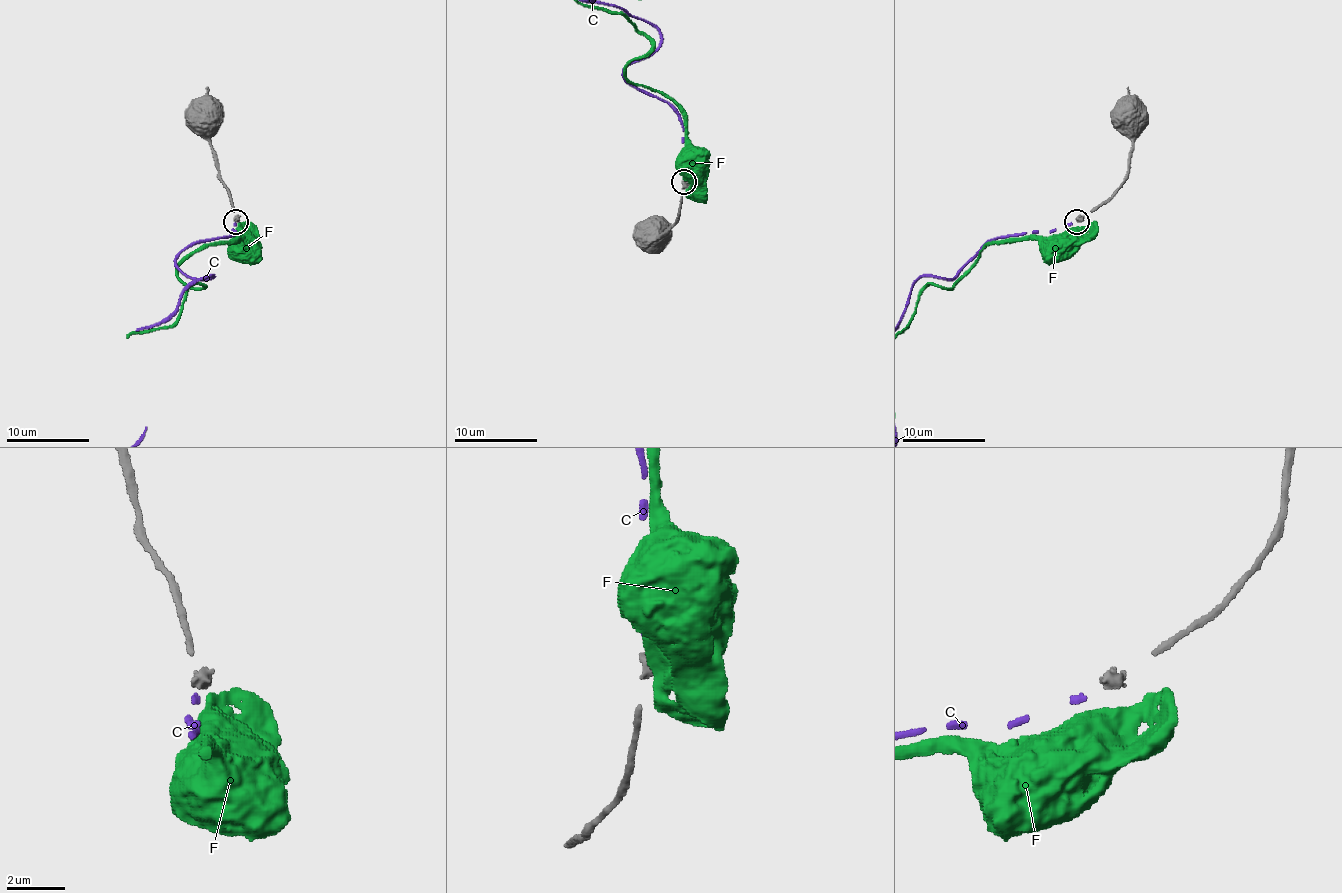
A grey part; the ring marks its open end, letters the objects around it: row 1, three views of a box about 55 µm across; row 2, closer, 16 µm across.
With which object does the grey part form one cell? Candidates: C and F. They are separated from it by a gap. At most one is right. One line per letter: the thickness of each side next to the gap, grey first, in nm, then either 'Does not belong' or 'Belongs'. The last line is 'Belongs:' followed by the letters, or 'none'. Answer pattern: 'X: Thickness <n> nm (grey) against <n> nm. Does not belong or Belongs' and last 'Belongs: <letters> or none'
C: Thickness 380 nm (grey) against 170 nm. Belongs
F: Thickness 380 nm (grey) against 800 nm. Does not belong
Belongs: C

